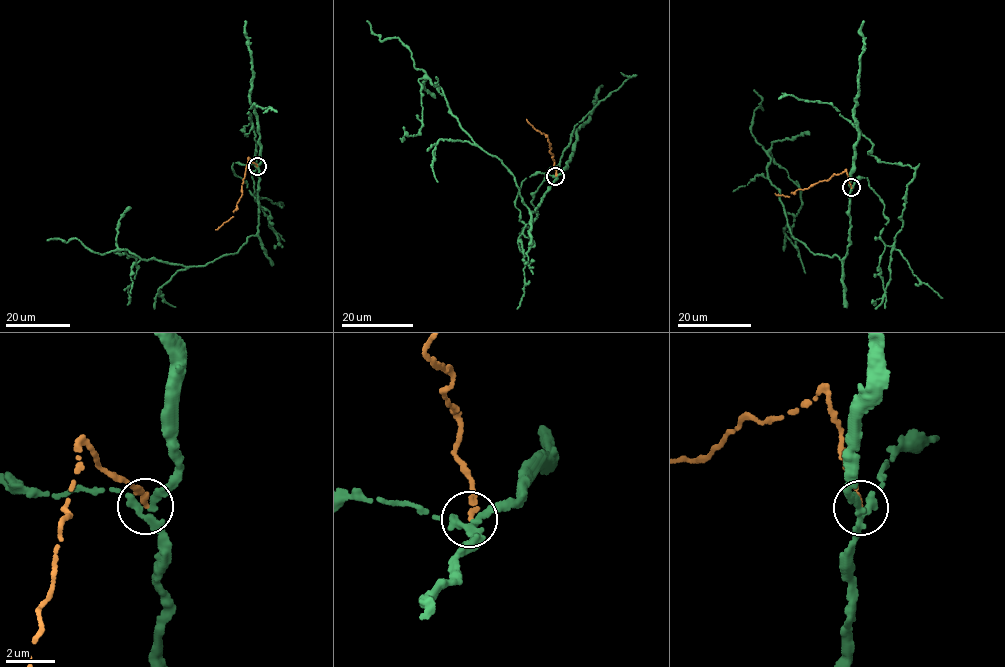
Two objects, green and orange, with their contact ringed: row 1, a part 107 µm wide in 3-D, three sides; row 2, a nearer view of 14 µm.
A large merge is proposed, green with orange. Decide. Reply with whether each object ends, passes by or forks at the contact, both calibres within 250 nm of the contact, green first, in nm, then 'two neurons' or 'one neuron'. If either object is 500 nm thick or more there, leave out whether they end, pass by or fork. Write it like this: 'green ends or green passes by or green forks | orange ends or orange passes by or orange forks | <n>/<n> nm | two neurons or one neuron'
green forks | orange ends | 240/200 nm | two neurons

